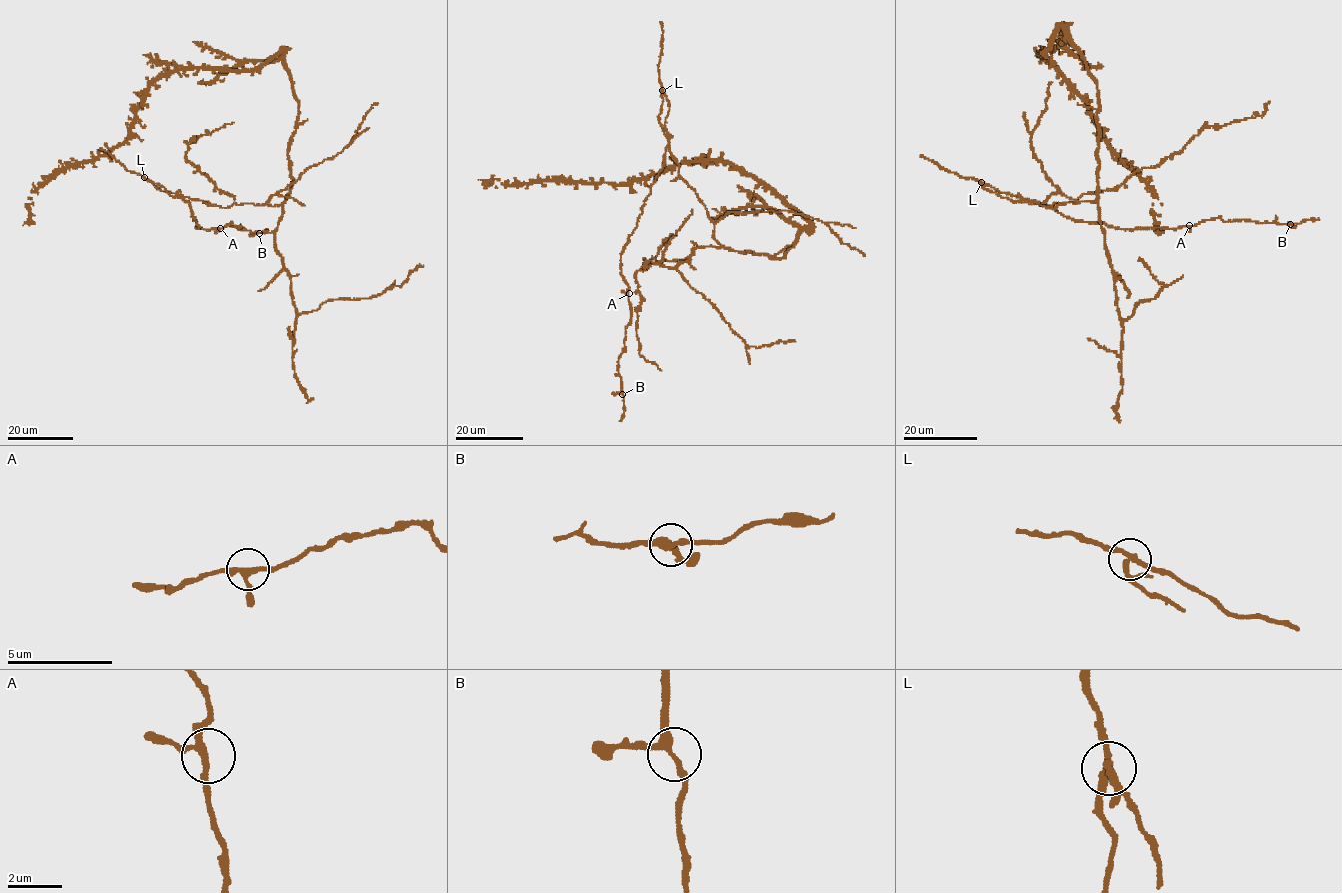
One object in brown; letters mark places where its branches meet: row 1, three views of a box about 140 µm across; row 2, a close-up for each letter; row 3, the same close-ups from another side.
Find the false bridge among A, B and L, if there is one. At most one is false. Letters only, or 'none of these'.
L

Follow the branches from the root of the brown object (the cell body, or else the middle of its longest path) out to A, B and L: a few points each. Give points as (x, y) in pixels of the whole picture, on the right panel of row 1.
A: (1098, 136), (1096, 201), (1066, 202), (1053, 209), (1025, 201), (1049, 205), (1075, 220), (1125, 229), (1189, 225)
B: (1098, 136), (1096, 201), (1053, 209), (1025, 201), (1125, 229), (1177, 229), (1218, 217), (1290, 224)
L: (1098, 136), (1098, 195), (1094, 202), (1066, 202), (1056, 208), (1045, 208), (1032, 200), (998, 192), (981, 183)

